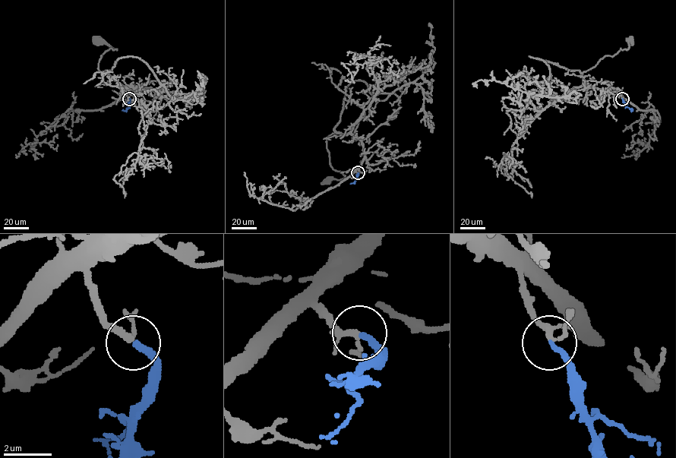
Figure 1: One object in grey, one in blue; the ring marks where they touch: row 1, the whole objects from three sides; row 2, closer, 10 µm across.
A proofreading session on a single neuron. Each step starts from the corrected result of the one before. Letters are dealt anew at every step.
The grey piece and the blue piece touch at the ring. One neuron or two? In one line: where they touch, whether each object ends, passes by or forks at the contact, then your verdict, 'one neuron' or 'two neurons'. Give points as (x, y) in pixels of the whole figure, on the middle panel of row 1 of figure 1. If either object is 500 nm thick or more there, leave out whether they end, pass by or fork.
place (358, 172); grey forks; blue ends; one neuron

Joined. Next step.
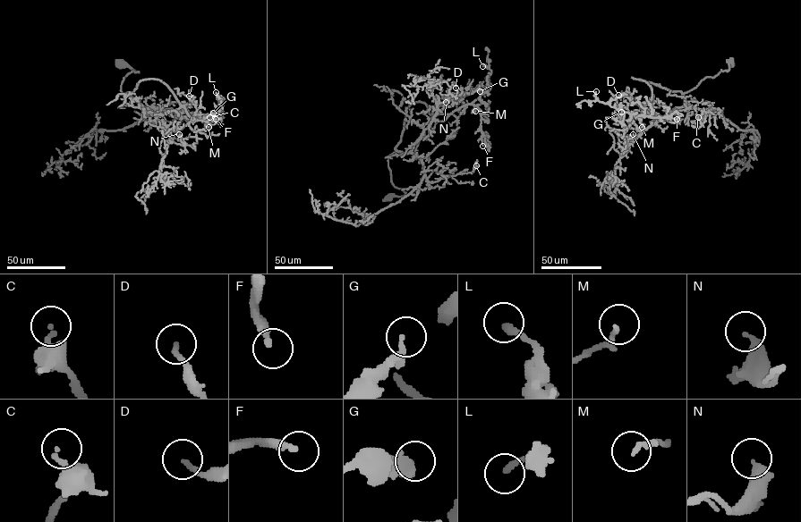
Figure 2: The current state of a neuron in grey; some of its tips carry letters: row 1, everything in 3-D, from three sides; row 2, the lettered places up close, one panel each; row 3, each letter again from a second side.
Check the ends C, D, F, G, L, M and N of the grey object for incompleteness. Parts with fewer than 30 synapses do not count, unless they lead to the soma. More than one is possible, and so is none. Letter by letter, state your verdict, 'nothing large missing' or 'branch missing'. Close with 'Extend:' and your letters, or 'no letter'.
C: nothing large missing
D: branch missing
F: branch missing
G: nothing large missing
L: nothing large missing
M: nothing large missing
N: nothing large missing
Extend: D, F

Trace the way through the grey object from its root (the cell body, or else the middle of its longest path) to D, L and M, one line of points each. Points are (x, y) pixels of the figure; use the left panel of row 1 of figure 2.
D: (121, 63), (139, 71), (123, 78), (122, 92), (170, 130), (185, 126), (196, 111), (194, 96), (189, 96)
L: (121, 63), (139, 71), (123, 78), (122, 92), (157, 117), (182, 106), (204, 117), (225, 103), (216, 92)
M: (121, 63), (139, 71), (123, 78), (122, 93), (157, 117), (183, 106), (192, 118), (207, 116), (208, 127)

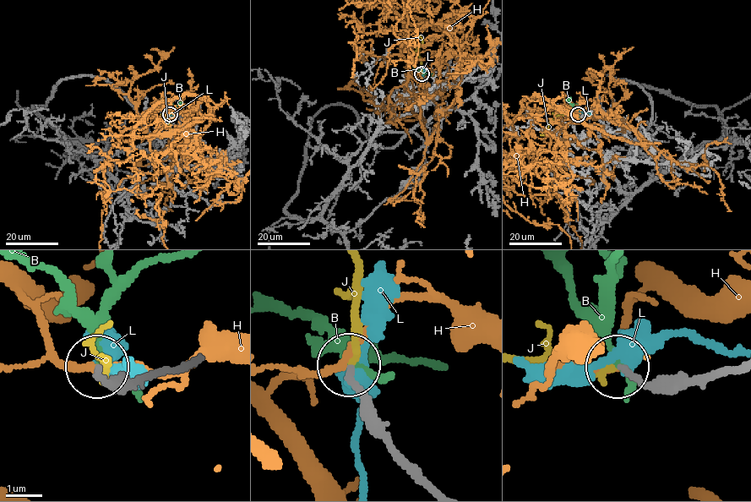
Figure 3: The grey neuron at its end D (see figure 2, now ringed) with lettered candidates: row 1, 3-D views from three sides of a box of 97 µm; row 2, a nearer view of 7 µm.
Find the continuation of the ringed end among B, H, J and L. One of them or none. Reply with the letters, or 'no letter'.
J

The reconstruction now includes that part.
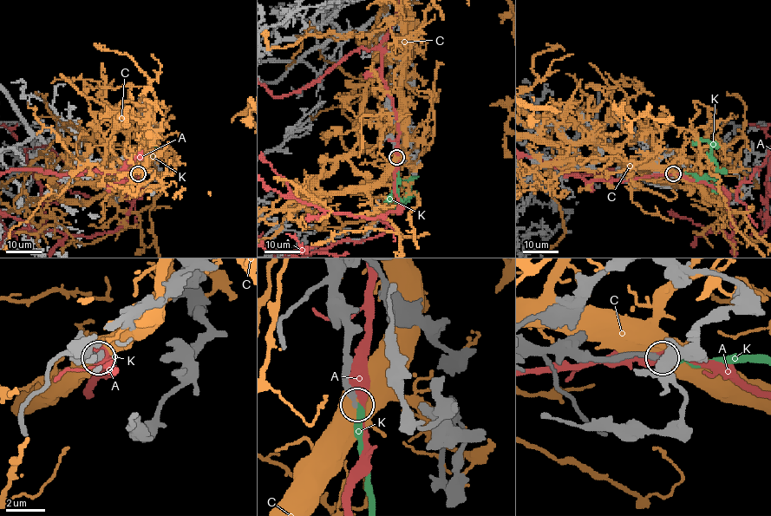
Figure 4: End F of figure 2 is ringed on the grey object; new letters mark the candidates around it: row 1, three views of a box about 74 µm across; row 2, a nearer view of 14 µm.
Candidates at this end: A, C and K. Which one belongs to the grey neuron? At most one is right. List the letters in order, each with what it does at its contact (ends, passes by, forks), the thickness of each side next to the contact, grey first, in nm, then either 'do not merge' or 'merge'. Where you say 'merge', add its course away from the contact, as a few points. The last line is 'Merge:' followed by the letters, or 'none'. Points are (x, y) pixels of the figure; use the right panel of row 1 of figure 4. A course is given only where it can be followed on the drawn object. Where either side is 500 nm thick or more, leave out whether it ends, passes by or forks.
A: calibres 280 and 550 nm; do not merge
C: calibres 360 and 900 nm; do not merge
K: it ends; calibres 280 and 320 nm; merge
Merge: K

